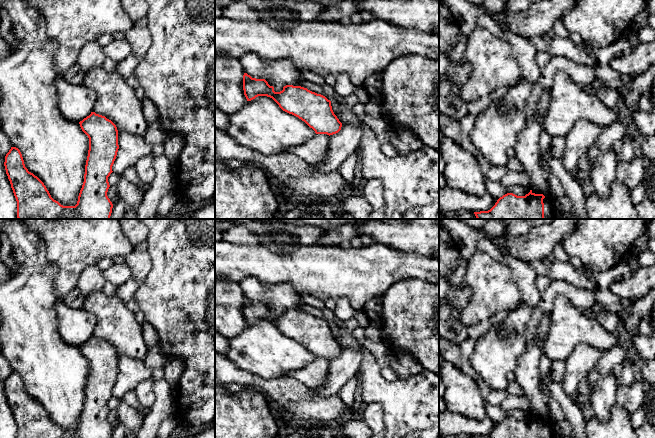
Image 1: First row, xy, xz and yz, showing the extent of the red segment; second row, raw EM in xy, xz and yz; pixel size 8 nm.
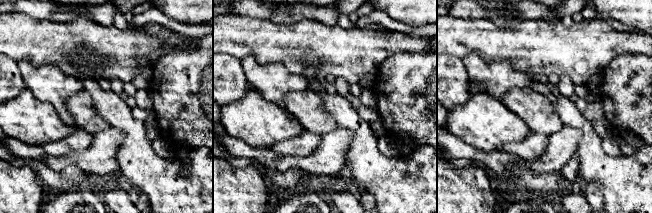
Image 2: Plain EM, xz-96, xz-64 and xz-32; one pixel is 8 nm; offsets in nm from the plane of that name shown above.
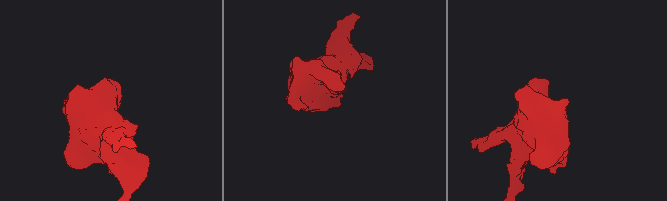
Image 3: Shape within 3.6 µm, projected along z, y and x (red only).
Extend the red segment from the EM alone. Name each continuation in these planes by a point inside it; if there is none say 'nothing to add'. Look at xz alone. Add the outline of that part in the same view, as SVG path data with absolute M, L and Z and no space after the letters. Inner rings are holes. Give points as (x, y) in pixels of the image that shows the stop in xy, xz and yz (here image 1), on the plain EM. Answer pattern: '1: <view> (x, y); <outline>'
nothing to add

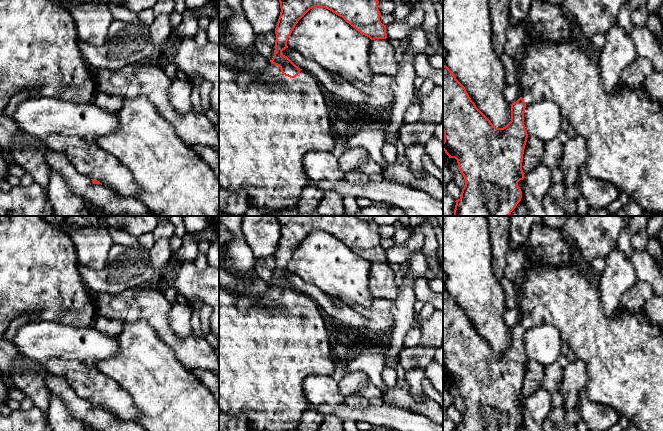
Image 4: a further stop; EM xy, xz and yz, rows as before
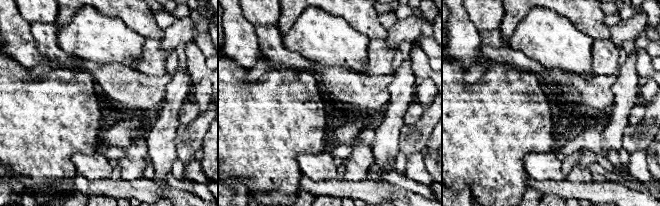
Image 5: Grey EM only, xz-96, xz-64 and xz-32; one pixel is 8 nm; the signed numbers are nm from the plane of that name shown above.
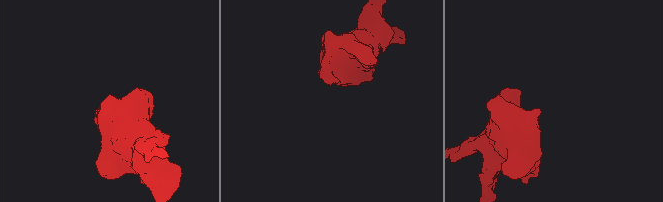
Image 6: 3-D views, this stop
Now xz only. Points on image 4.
1: xz (265, 354); M219 288L219 410L233 416L245 415L251 431L296 431L302 415L309 408L309 402L303 389L304 379L310 375L331 375L335 368L327 319L321 315L317 303L305 294L301 294L295 302L290 302L282 298L279 290L270 288L264 297L264 301L271 305L270 308L253 305L246 311L237 308L238 300L239 297L232 291Z

